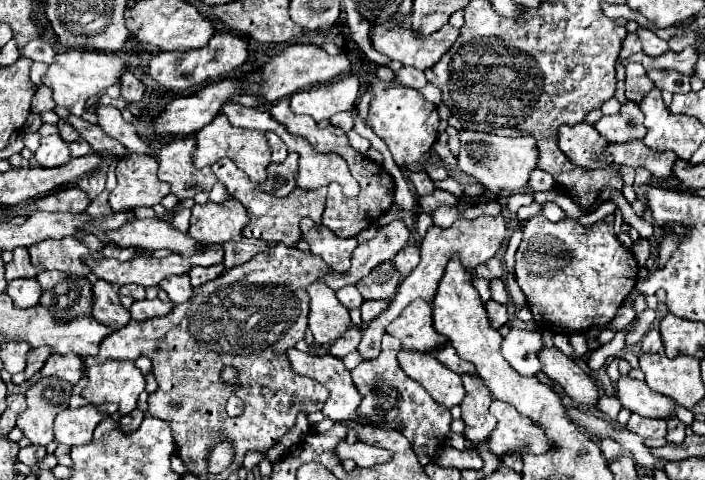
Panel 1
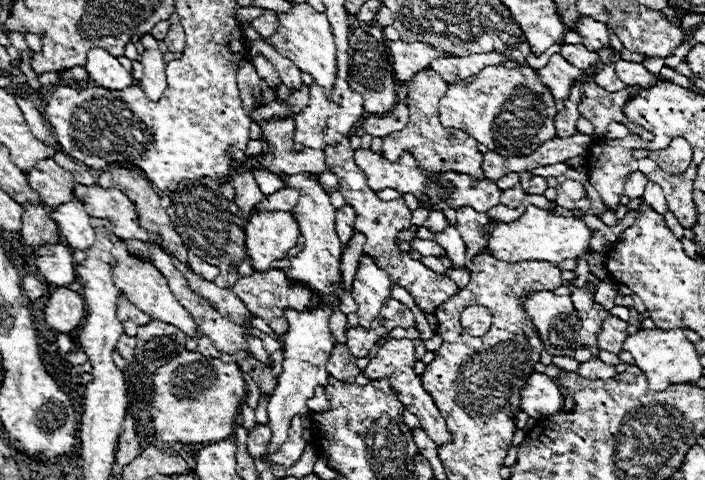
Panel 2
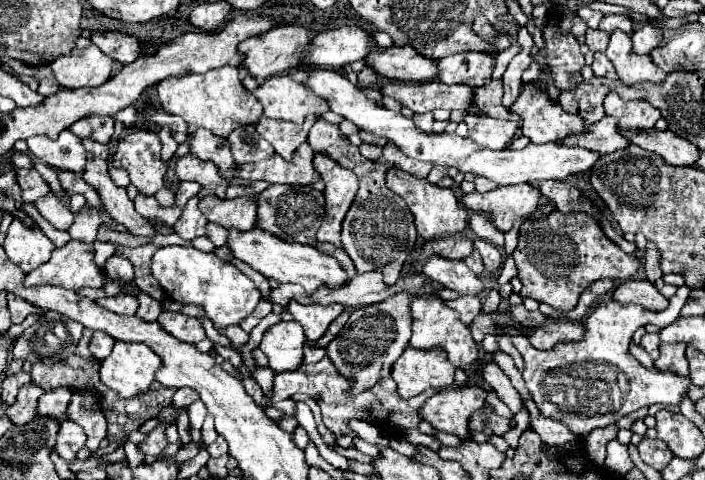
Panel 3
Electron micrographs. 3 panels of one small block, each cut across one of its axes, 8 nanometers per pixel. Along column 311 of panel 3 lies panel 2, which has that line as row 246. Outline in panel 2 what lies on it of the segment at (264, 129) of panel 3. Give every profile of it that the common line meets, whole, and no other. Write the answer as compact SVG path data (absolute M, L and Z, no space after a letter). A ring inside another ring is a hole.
M118 240L114 244L114 254L118 258L118 266L114 268L114 282L120 290L120 296L126 296L128 302L132 302L138 310L142 310L144 314L150 314L150 318L154 320L162 320L162 322L168 322L176 328L180 328L182 332L186 332L188 336L194 336L196 334L196 324L192 320L192 316L182 308L182 304L174 298L174 294L170 292L168 288L168 282L166 278L154 268L152 262L148 260L142 260L138 256L134 256L126 242L124 240Z

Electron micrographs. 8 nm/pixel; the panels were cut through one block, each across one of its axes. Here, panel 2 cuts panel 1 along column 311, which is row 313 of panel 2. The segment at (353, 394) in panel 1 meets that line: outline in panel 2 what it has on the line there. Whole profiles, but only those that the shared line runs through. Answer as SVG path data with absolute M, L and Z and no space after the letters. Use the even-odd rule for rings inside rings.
M362 254L356 278L352 282L352 298L358 304L356 316L362 328L370 328L370 322L380 312L386 298L390 298L390 278L384 270L380 270L374 260Z

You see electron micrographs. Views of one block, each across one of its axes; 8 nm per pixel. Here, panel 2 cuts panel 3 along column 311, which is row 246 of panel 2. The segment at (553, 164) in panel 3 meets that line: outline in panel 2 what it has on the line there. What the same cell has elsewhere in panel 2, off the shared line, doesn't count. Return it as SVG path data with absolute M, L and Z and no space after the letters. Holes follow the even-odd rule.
M74 200L74 202L52 208L50 218L54 218L54 222L58 222L60 234L64 234L70 248L86 250L96 242L94 228L88 222L90 216L86 214L80 200Z

